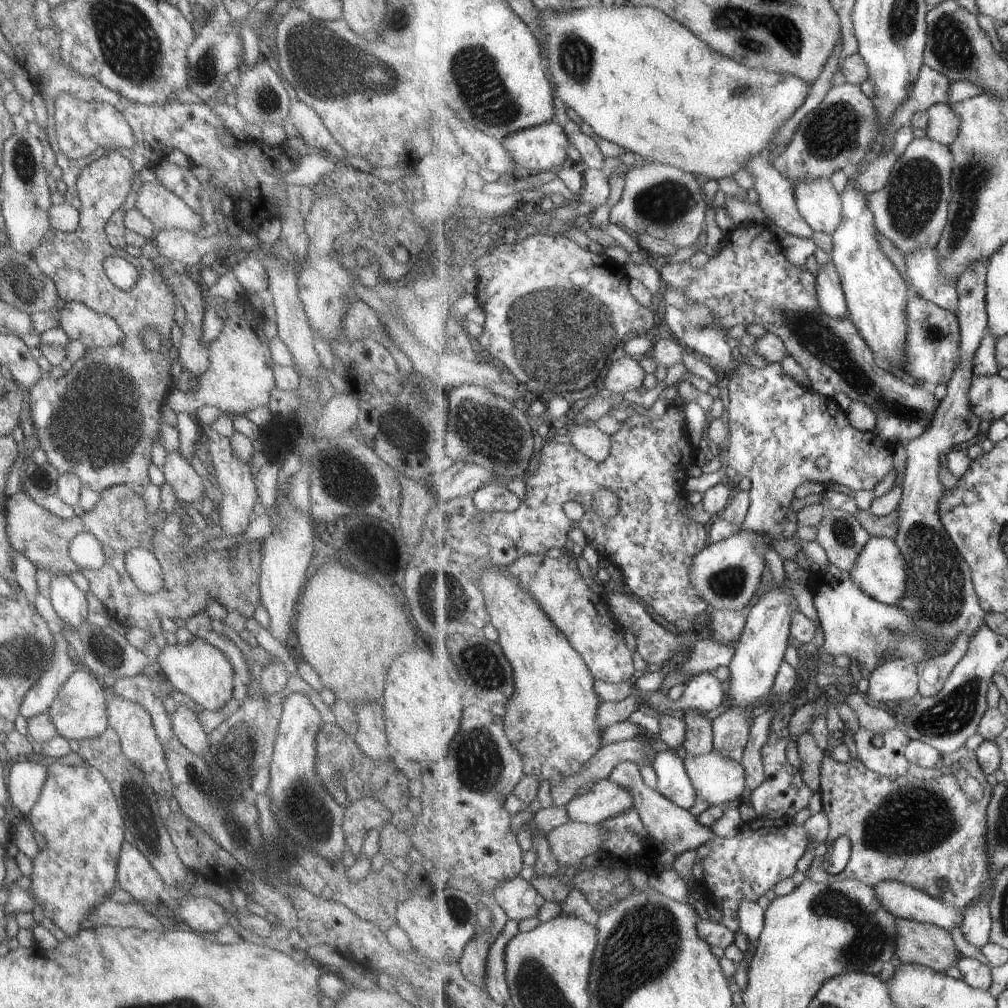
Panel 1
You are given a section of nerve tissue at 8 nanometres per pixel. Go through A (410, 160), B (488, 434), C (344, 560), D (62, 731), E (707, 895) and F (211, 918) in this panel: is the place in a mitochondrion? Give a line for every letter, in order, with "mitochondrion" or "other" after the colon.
A: other
B: mitochondrion
C: other
D: other
E: other
F: other

